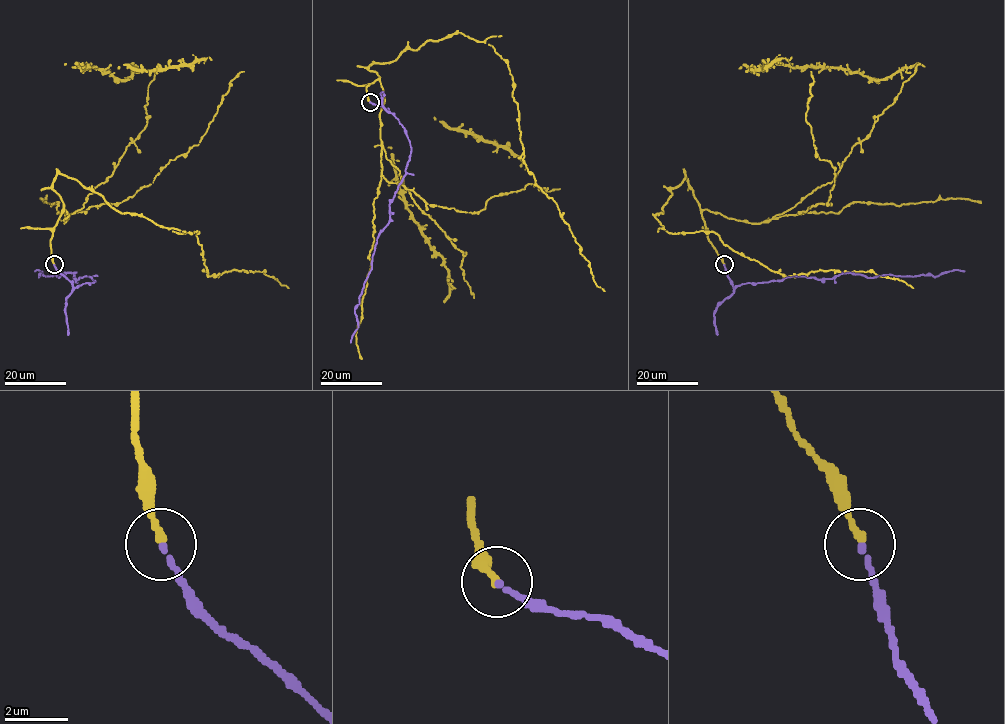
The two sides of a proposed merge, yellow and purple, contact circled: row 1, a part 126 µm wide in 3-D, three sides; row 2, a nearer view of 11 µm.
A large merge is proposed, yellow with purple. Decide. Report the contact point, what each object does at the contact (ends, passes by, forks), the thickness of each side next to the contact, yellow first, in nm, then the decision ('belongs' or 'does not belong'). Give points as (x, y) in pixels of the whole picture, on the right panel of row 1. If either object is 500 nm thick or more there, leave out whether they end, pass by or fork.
place (724, 264); yellow ends; purple ends; calibres 260 and 200 nm; belongs

